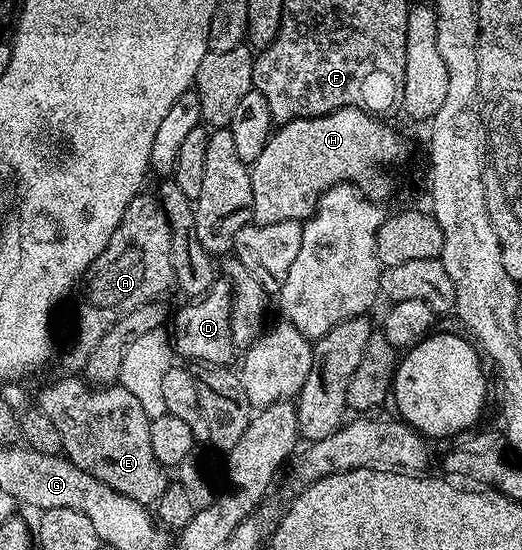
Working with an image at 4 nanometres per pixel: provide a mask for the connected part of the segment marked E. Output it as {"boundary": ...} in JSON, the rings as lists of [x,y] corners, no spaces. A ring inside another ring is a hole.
{"boundary":[[[84,378],[61,379],[50,387],[41,391],[41,396],[36,396],[36,406],[43,413],[51,417],[52,424],[59,429],[59,437],[62,438],[61,450],[65,458],[71,460],[83,473],[91,473],[103,485],[111,485],[119,493],[131,497],[135,501],[146,505],[156,504],[159,497],[168,489],[171,479],[167,477],[166,468],[159,461],[155,461],[155,453],[151,449],[151,429],[149,428],[150,417],[143,413],[143,405],[132,393],[120,385],[97,385],[90,386]]]}

